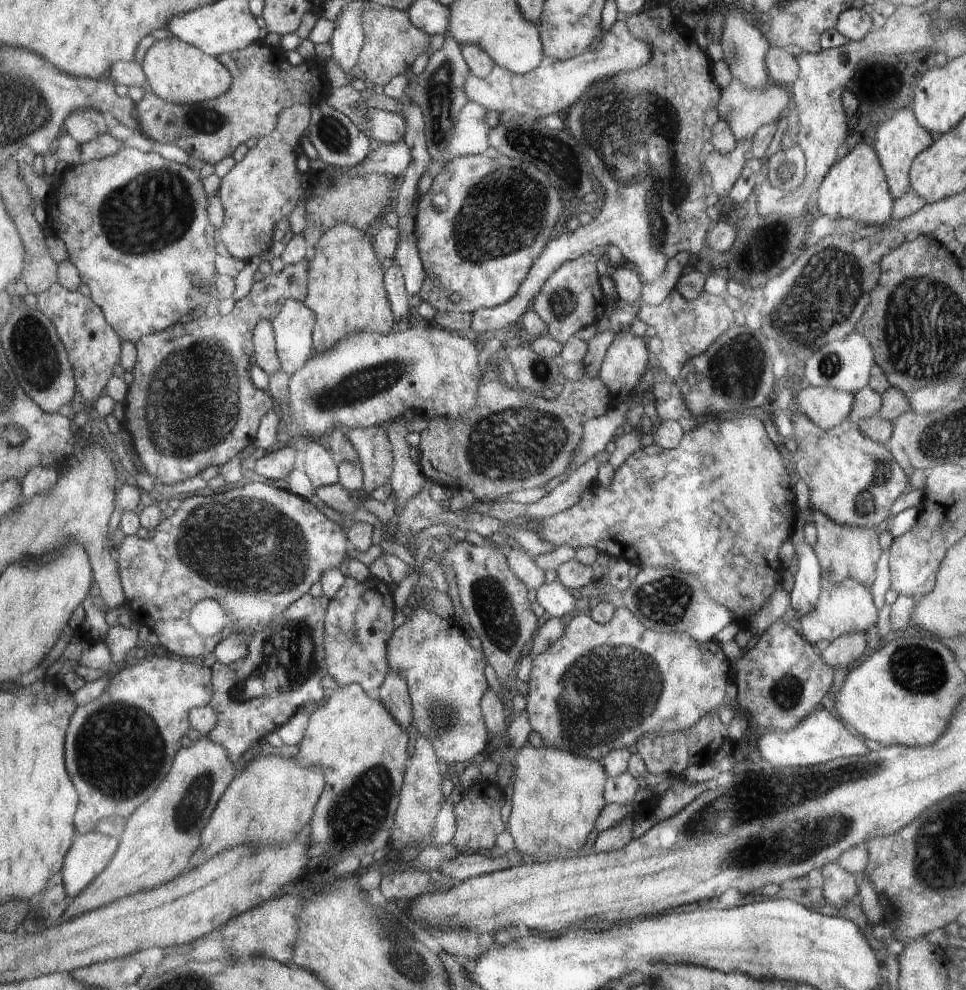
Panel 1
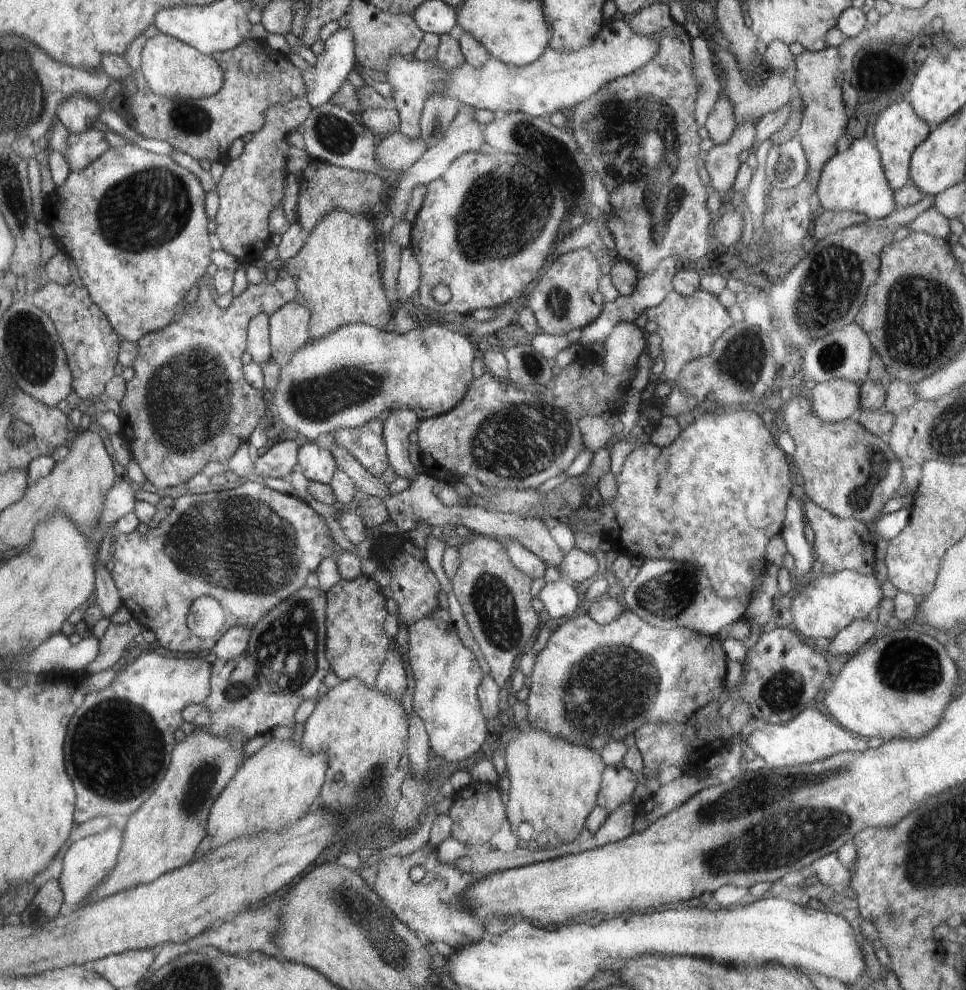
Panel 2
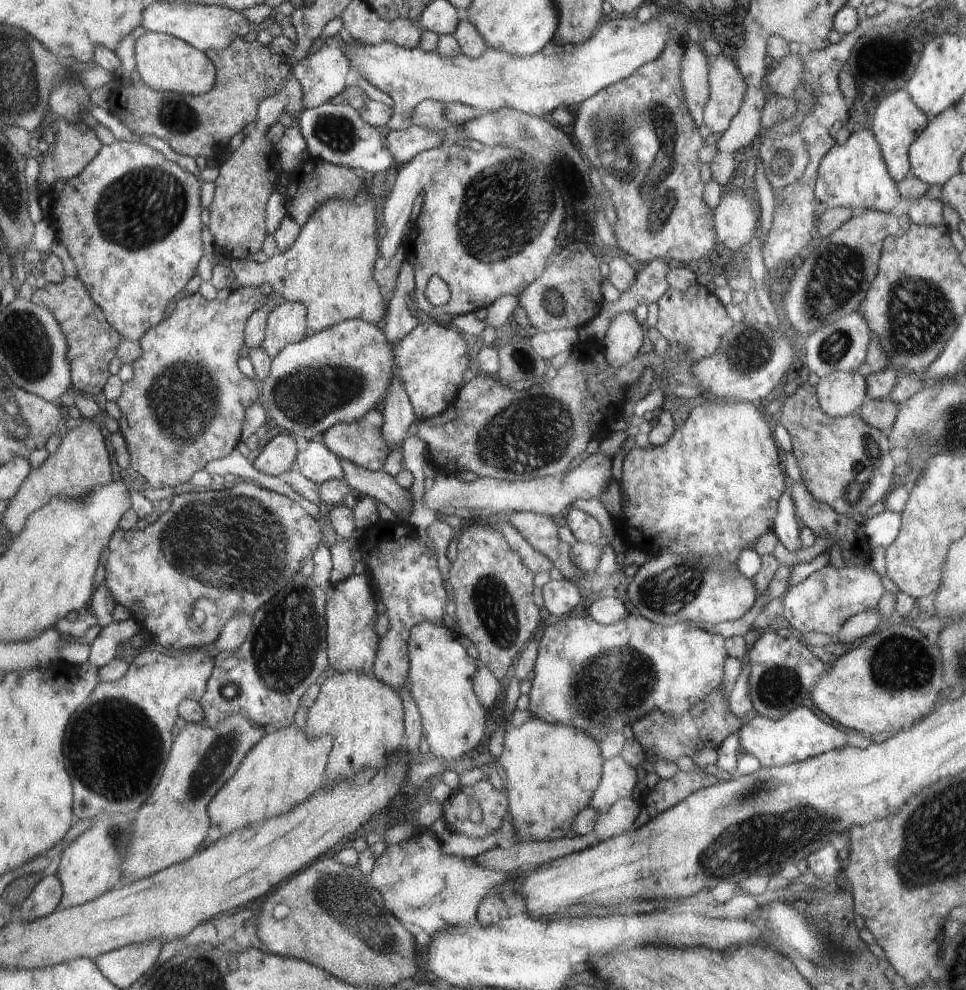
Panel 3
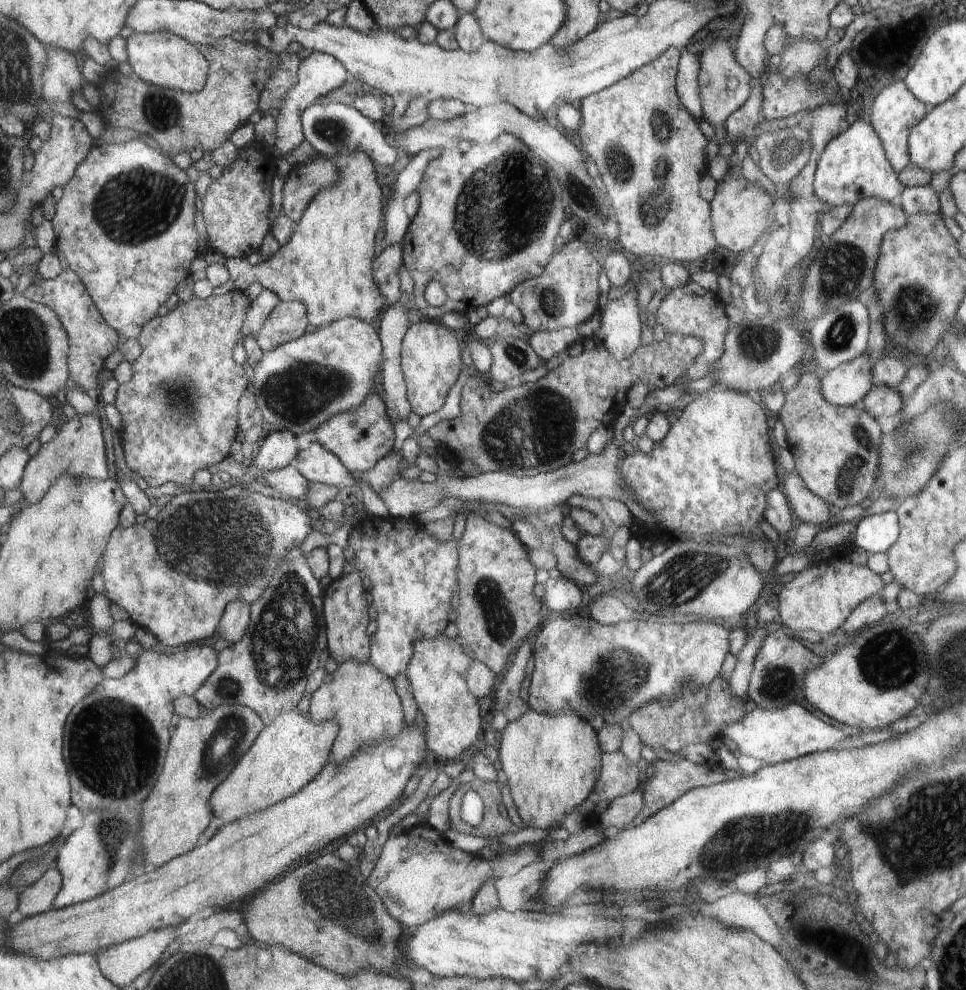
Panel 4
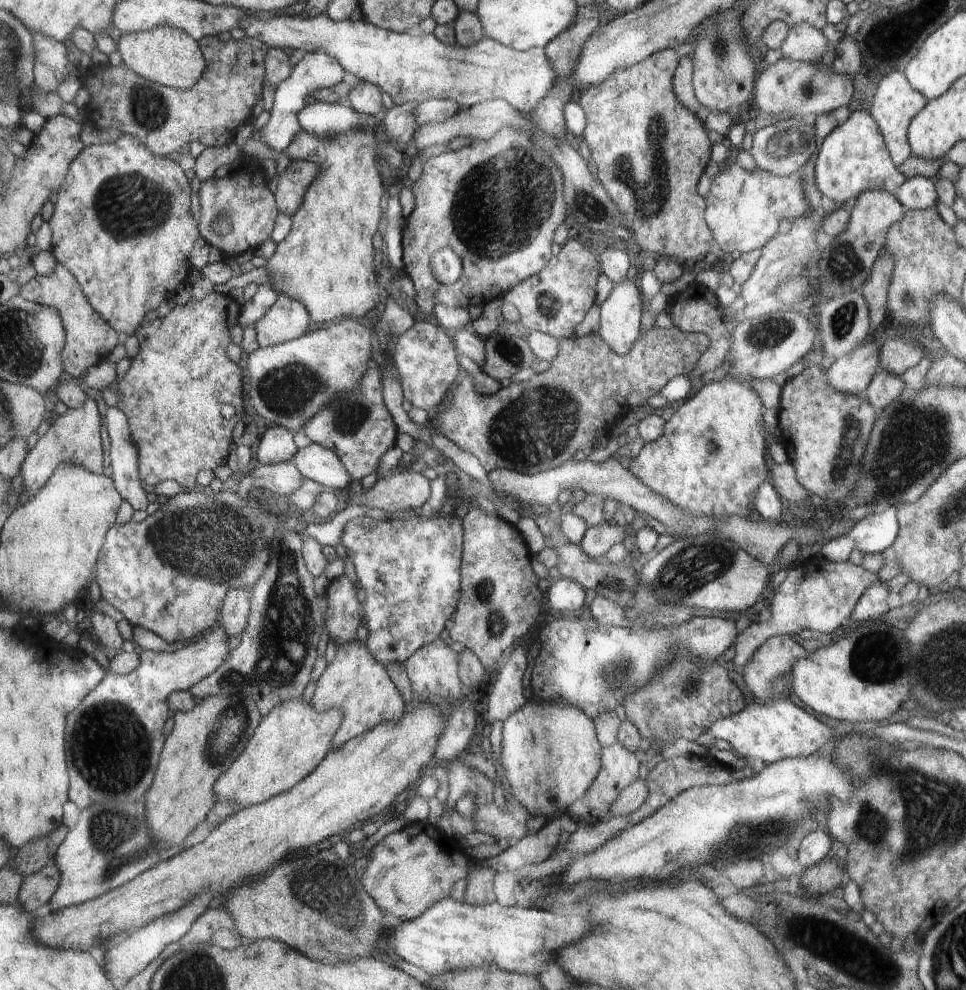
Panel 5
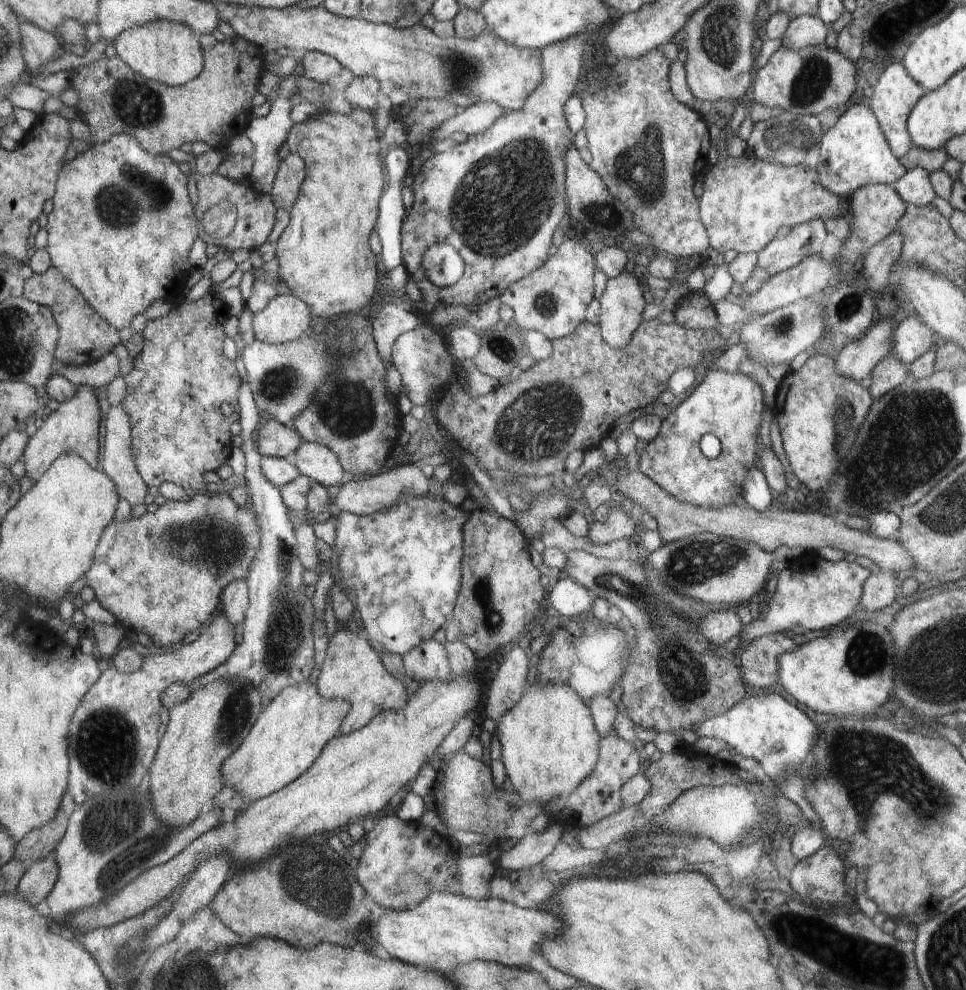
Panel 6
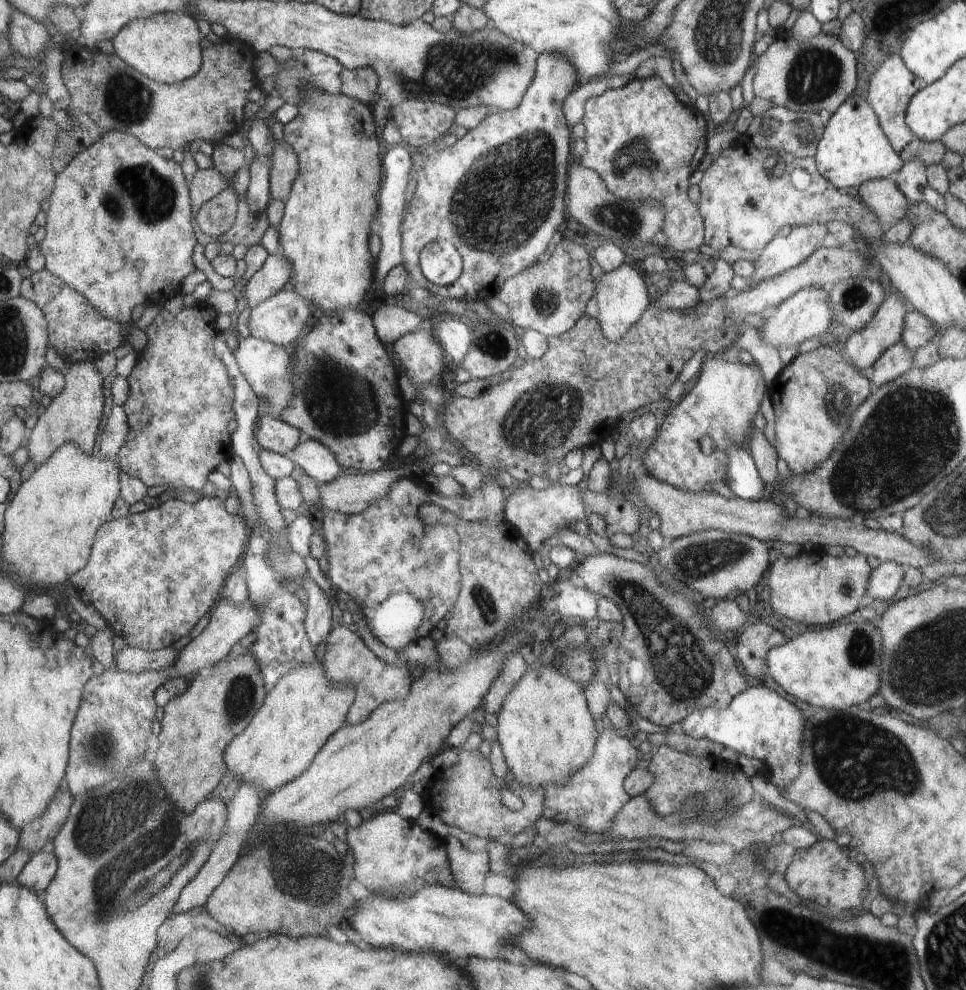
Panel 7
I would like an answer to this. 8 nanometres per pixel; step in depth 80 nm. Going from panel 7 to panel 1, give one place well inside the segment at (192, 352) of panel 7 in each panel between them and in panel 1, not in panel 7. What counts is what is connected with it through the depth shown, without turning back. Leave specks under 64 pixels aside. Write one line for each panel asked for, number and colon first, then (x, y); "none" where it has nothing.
1: (182, 417)
2: (179, 412)
3: (183, 407)
4: (179, 409)
5: (182, 375)
6: (177, 385)

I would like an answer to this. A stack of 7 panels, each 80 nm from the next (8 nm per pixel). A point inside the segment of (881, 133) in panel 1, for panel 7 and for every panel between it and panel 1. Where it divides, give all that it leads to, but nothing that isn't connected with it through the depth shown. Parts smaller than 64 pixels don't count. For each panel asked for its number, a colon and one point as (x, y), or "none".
2: (899, 130)
3: (898, 121)
4: (896, 110)
5: (896, 102)
6: (896, 92)
7: (892, 86)

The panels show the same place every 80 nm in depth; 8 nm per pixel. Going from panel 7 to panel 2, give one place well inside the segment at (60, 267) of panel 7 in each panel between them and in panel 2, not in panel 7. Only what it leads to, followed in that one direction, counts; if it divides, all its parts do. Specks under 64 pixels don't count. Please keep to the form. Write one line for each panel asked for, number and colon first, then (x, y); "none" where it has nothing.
2: (133, 222)
3: (148, 208)
4: (125, 223)
5: (124, 269)
6: (121, 227)

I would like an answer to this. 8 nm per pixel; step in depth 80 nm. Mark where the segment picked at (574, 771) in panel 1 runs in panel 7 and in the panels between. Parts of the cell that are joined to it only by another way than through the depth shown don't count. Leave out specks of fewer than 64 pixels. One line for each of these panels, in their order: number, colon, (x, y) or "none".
2: (542, 818)
3: (552, 772)
4: (551, 764)
5: (551, 756)
6: (549, 744)
7: (554, 736)

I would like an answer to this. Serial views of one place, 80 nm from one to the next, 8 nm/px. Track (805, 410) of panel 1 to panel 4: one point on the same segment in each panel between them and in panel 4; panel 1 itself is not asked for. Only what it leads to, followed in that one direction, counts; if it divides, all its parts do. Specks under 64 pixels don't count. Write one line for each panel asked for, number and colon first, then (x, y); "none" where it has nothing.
2: (835, 400)
3: (842, 393)
4: (847, 385)

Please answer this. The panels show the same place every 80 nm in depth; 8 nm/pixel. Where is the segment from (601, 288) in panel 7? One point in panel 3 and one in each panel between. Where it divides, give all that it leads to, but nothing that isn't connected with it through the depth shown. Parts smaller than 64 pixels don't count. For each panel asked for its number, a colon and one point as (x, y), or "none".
3: (622, 340)
4: (620, 328)
5: (620, 313)
6: (622, 303)

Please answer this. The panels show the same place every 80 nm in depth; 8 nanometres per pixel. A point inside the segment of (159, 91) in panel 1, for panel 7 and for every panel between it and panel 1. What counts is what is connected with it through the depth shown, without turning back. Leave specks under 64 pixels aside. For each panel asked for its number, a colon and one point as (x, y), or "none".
2: (172, 68)
3: (166, 63)
4: (162, 58)
5: (168, 56)
6: (165, 51)
7: (165, 47)

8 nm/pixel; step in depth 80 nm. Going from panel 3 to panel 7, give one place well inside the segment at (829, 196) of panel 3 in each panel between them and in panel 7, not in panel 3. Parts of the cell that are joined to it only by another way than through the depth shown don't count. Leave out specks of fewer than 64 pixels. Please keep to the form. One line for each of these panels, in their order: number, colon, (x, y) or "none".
4: (853, 166)
5: (853, 158)
6: (854, 153)
7: (853, 149)

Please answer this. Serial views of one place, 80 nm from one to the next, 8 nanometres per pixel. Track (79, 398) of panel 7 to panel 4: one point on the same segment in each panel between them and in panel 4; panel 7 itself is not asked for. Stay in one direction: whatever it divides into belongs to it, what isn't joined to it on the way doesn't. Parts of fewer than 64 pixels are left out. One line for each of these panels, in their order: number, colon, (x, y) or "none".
4: (77, 450)
5: (75, 437)
6: (73, 428)

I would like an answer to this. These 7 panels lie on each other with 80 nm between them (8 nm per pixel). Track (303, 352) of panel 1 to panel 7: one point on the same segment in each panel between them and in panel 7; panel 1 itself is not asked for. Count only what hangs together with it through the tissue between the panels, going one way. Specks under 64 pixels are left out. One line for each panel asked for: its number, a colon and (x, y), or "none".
2: (288, 326)
3: (286, 324)
4: (287, 321)
5: (288, 319)
6: (285, 318)
7: (281, 318)

